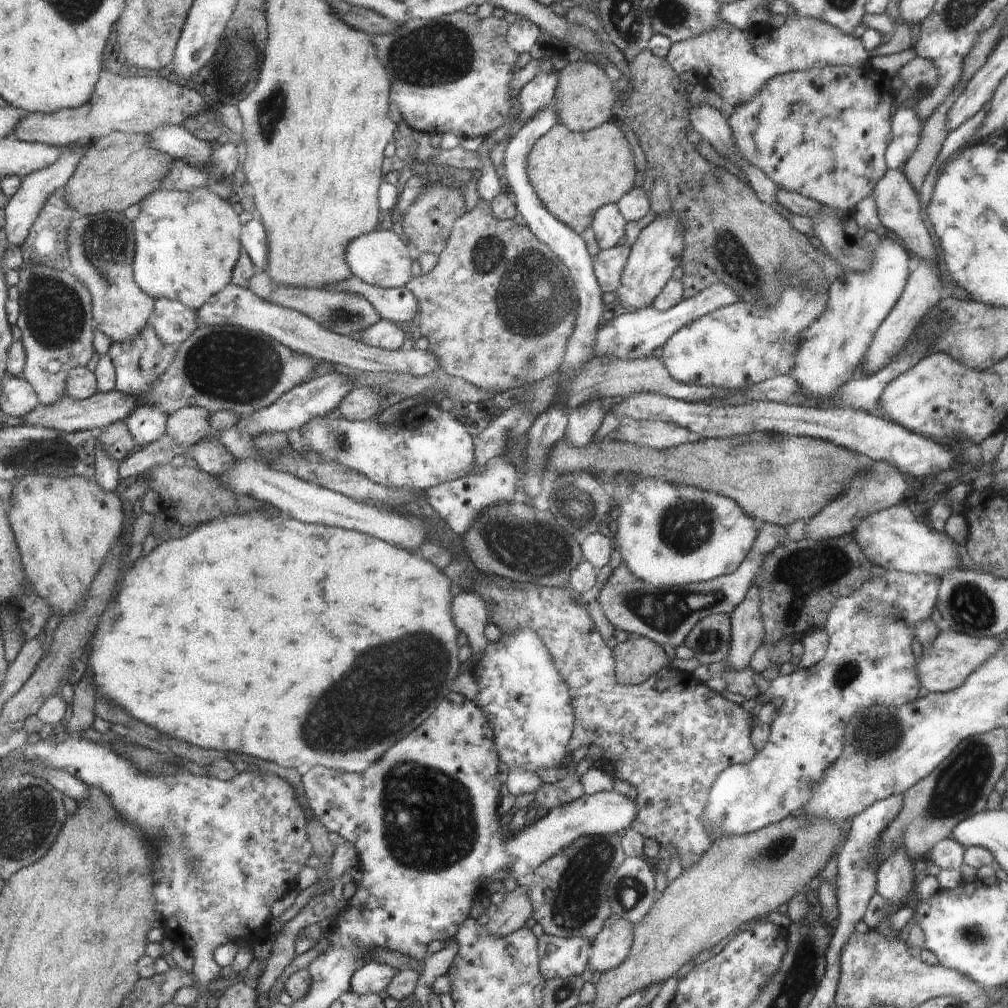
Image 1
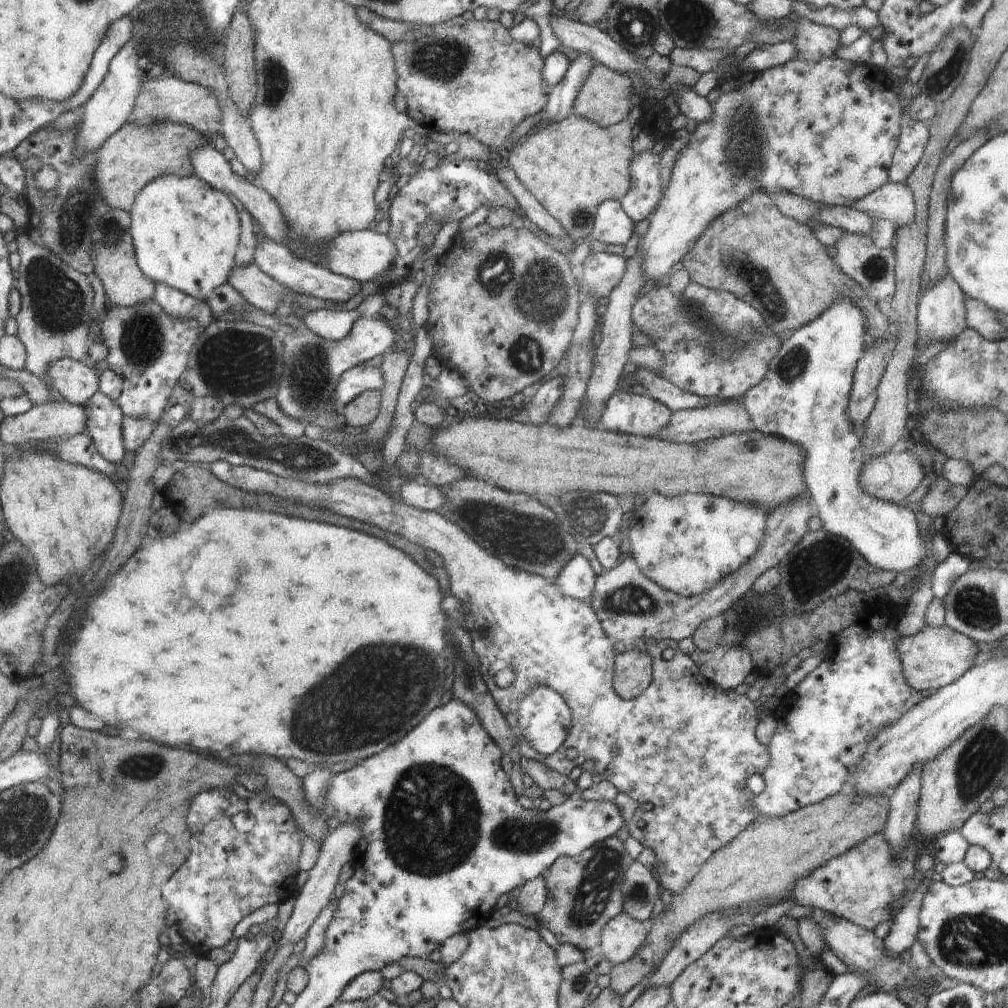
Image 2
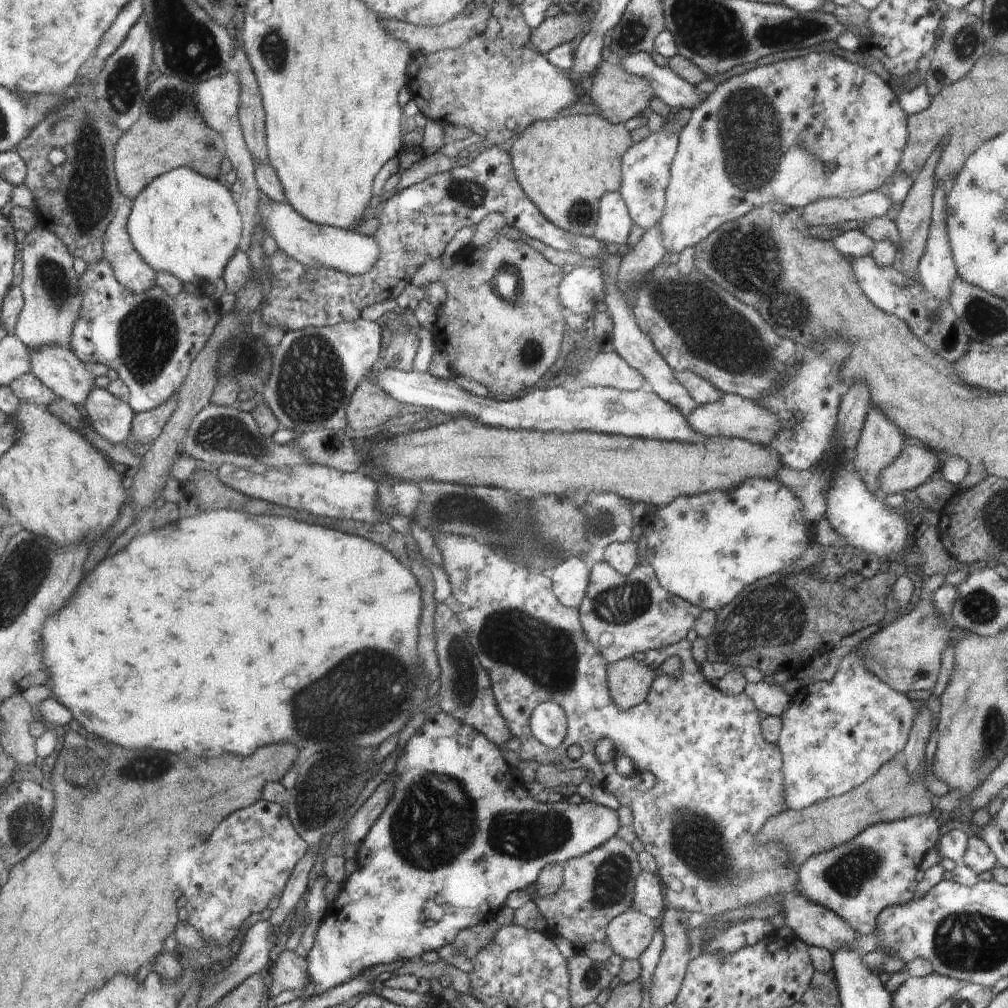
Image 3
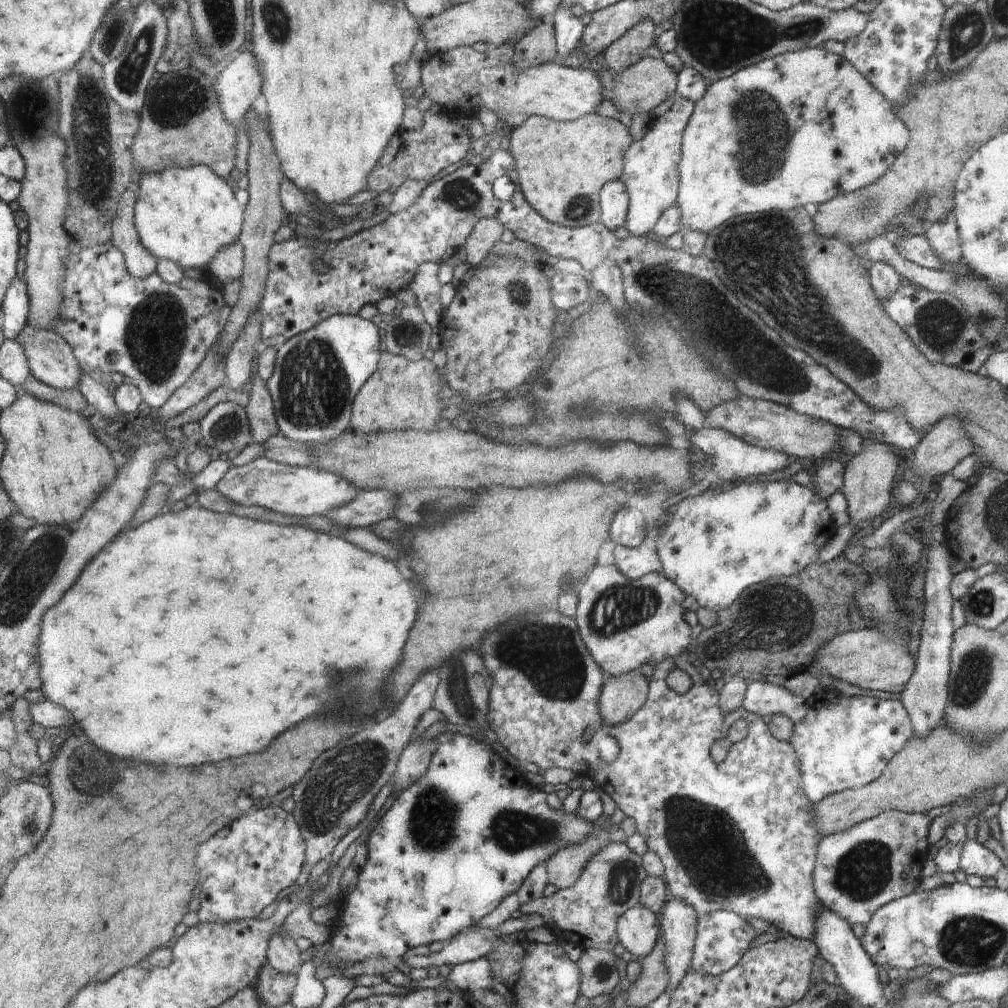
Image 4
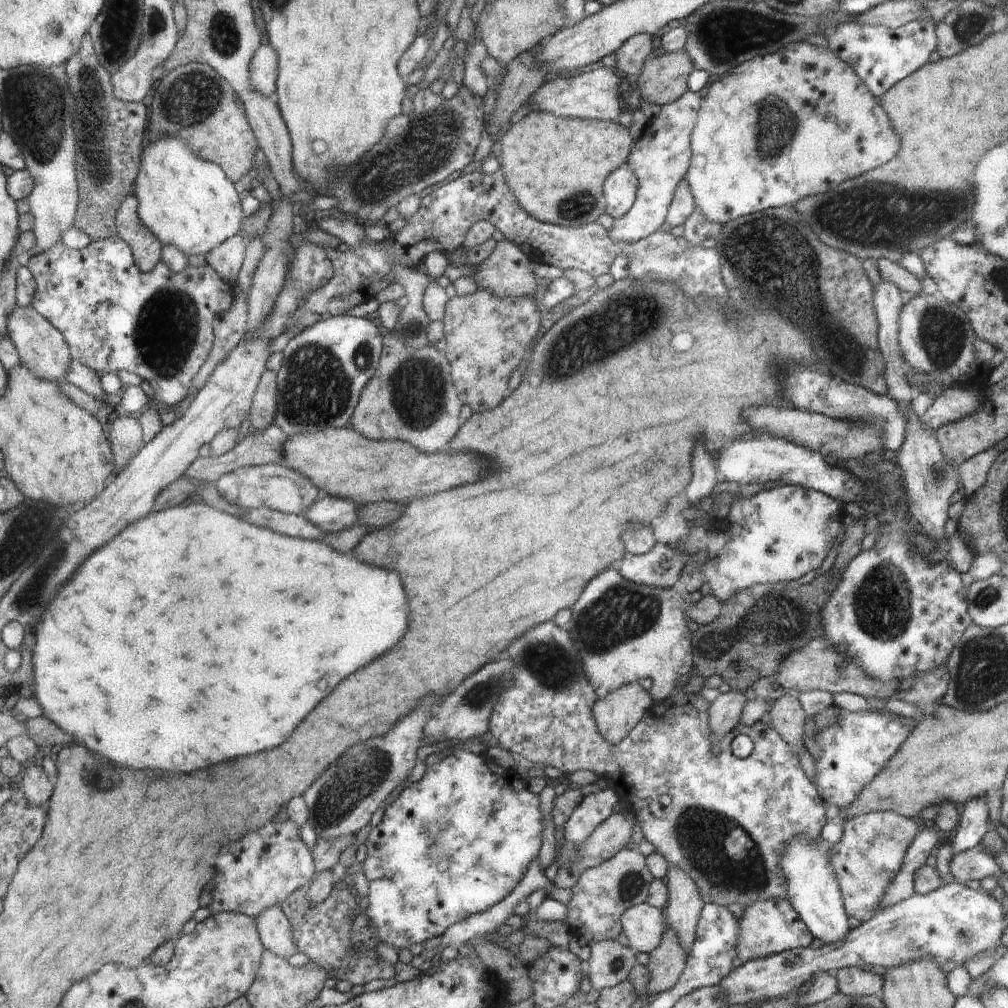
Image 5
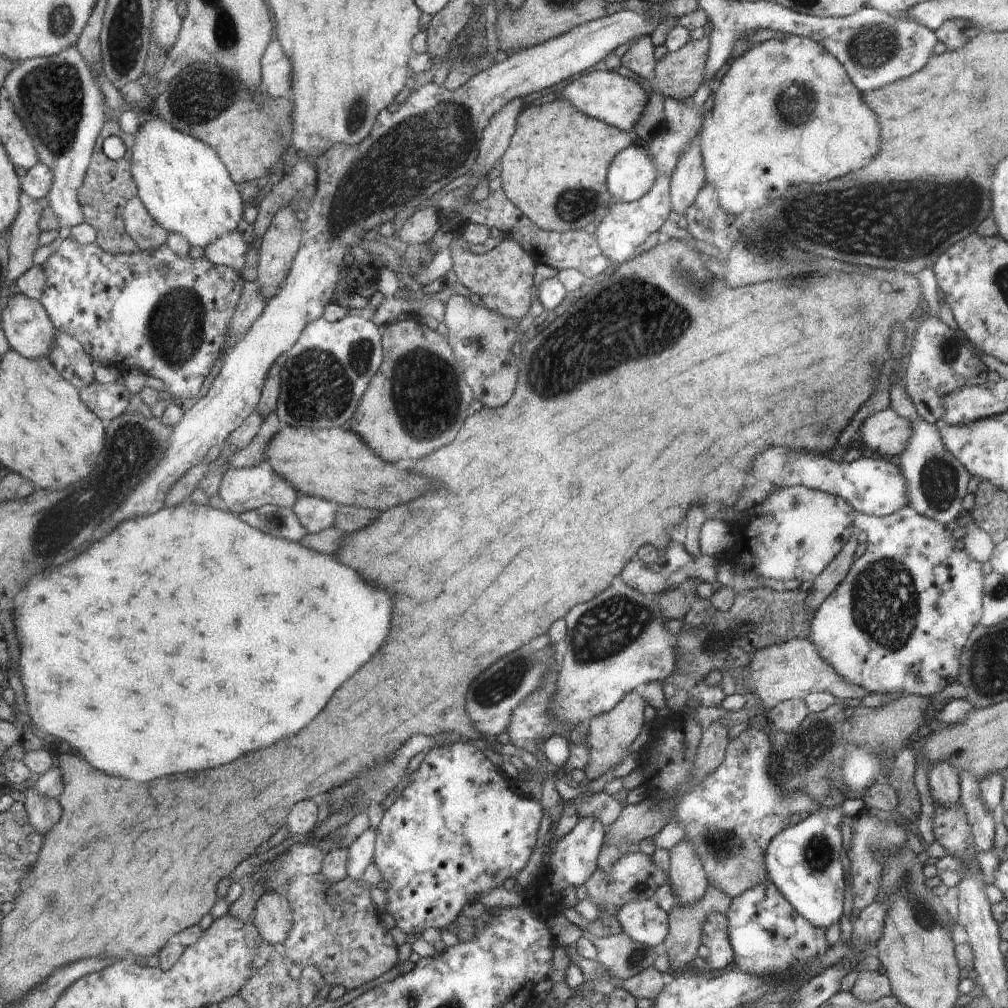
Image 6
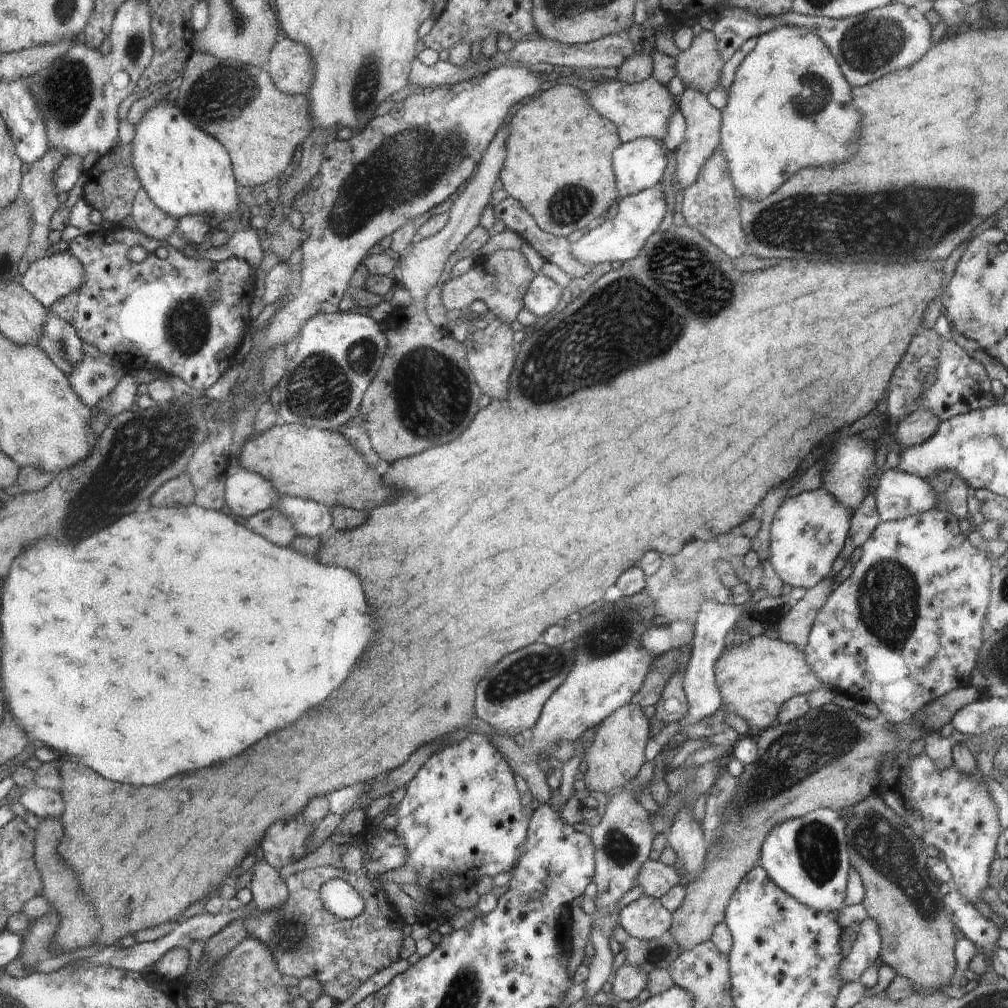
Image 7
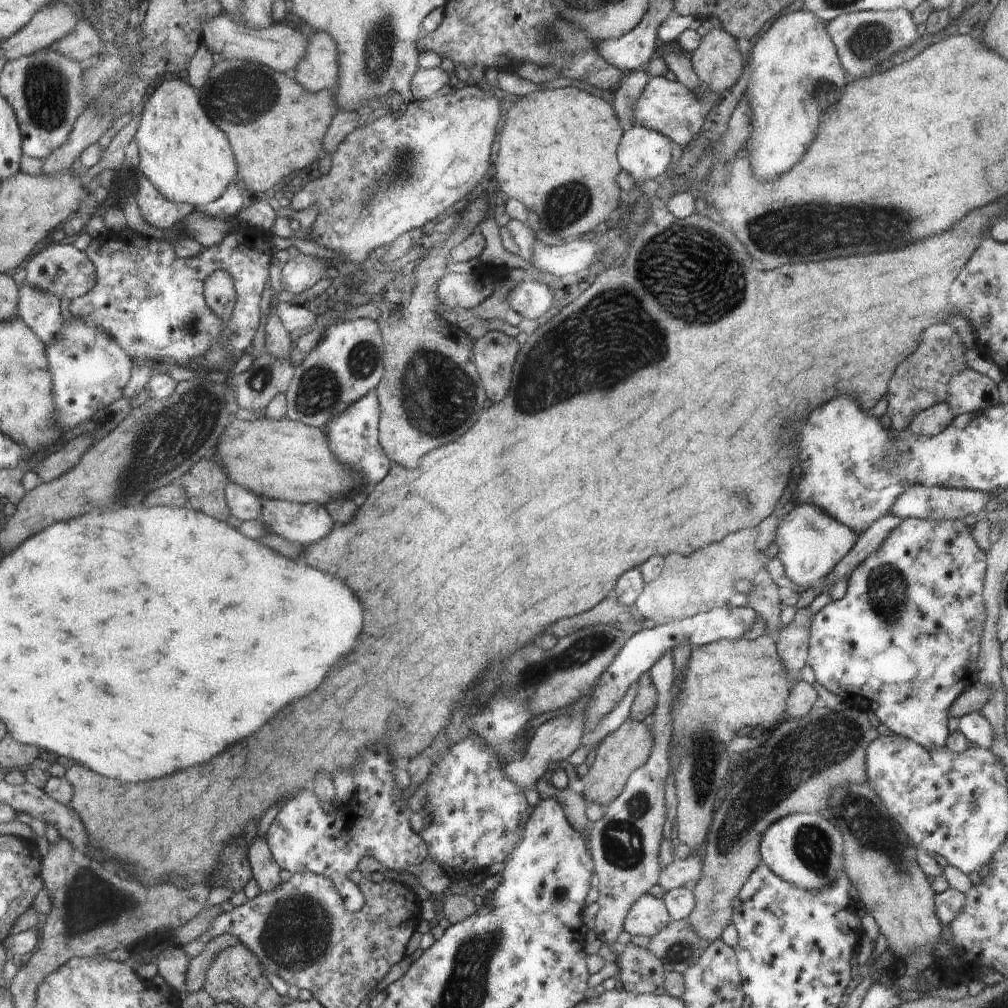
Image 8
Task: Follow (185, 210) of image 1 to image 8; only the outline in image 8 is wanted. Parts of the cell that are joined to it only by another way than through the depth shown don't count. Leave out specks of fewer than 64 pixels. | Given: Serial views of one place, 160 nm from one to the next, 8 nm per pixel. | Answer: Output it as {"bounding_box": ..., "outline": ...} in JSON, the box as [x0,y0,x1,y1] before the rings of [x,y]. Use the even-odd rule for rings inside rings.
{"bounding_box":[136,76,238,208],"outline":[[[184,76],[168,78],[151,94],[148,100],[145,100],[140,108],[141,122],[139,123],[136,140],[140,148],[140,168],[142,173],[146,175],[156,186],[173,201],[179,203],[193,204],[197,208],[204,208],[214,201],[218,201],[220,197],[229,195],[231,184],[238,181],[236,178],[236,155],[232,144],[230,144],[230,137],[228,133],[208,114],[208,110],[203,102],[203,96],[200,96],[200,89],[192,87]]]}

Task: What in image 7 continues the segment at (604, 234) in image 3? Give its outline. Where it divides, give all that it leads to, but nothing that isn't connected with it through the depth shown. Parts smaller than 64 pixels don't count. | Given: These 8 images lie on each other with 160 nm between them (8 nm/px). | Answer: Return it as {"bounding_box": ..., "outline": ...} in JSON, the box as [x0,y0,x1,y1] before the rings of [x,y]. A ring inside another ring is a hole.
{"bounding_box":[613,137,668,198],"outline":[[[654,137],[624,142],[615,150],[613,161],[620,198],[656,188],[668,164],[665,146]]]}

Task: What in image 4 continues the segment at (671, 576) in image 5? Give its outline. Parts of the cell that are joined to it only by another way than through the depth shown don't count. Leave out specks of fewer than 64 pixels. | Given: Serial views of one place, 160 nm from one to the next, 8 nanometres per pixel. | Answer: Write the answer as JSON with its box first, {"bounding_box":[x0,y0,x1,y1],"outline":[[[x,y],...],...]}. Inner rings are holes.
{"bounding_box":[613,537,662,579],"outline":[[[650,537],[638,548],[616,545],[613,556],[618,570],[629,579],[639,579],[648,573],[660,573],[662,570],[657,544]]]}

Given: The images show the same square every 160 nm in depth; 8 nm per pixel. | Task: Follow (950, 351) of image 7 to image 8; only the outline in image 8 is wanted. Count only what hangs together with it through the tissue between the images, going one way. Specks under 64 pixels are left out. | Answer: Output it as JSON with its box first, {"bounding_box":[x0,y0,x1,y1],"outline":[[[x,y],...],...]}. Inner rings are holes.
{"bounding_box":[946,368,1001,416],"outline":[[[971,368],[951,376],[946,404],[955,416],[982,413],[1001,403],[999,388],[987,374]]]}

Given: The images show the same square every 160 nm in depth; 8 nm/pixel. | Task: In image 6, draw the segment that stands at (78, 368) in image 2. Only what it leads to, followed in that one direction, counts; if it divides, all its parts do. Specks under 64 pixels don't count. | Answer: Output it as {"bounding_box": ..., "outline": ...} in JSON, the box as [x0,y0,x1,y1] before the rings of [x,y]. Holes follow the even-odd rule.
{"bounding_box":[1,292,57,359],"outline":[[[22,292],[13,297],[6,296],[1,323],[11,345],[25,357],[39,359],[50,357],[57,339],[57,326],[41,300],[30,298]]]}

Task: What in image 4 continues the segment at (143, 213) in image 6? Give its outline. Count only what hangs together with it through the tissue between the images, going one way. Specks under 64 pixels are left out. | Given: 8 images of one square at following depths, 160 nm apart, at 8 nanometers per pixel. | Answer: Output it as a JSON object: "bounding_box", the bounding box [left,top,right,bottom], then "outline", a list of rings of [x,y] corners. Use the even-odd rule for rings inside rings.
{"bounding_box":[113,187,159,278],"outline":[[[136,187],[129,189],[122,197],[119,217],[115,220],[115,236],[113,242],[125,252],[129,271],[138,278],[148,278],[159,272],[159,258],[143,243],[143,238],[140,236],[136,222],[138,200],[139,193]]]}

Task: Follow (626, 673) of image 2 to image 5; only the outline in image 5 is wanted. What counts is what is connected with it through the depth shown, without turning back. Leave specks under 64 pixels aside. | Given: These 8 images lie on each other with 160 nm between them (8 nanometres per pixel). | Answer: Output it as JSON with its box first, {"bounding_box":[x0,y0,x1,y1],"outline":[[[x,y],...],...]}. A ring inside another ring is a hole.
{"bounding_box":[594,681,650,744],"outline":[[[639,681],[630,682],[596,700],[594,716],[596,726],[606,742],[618,744],[631,734],[650,709],[650,692]]]}

